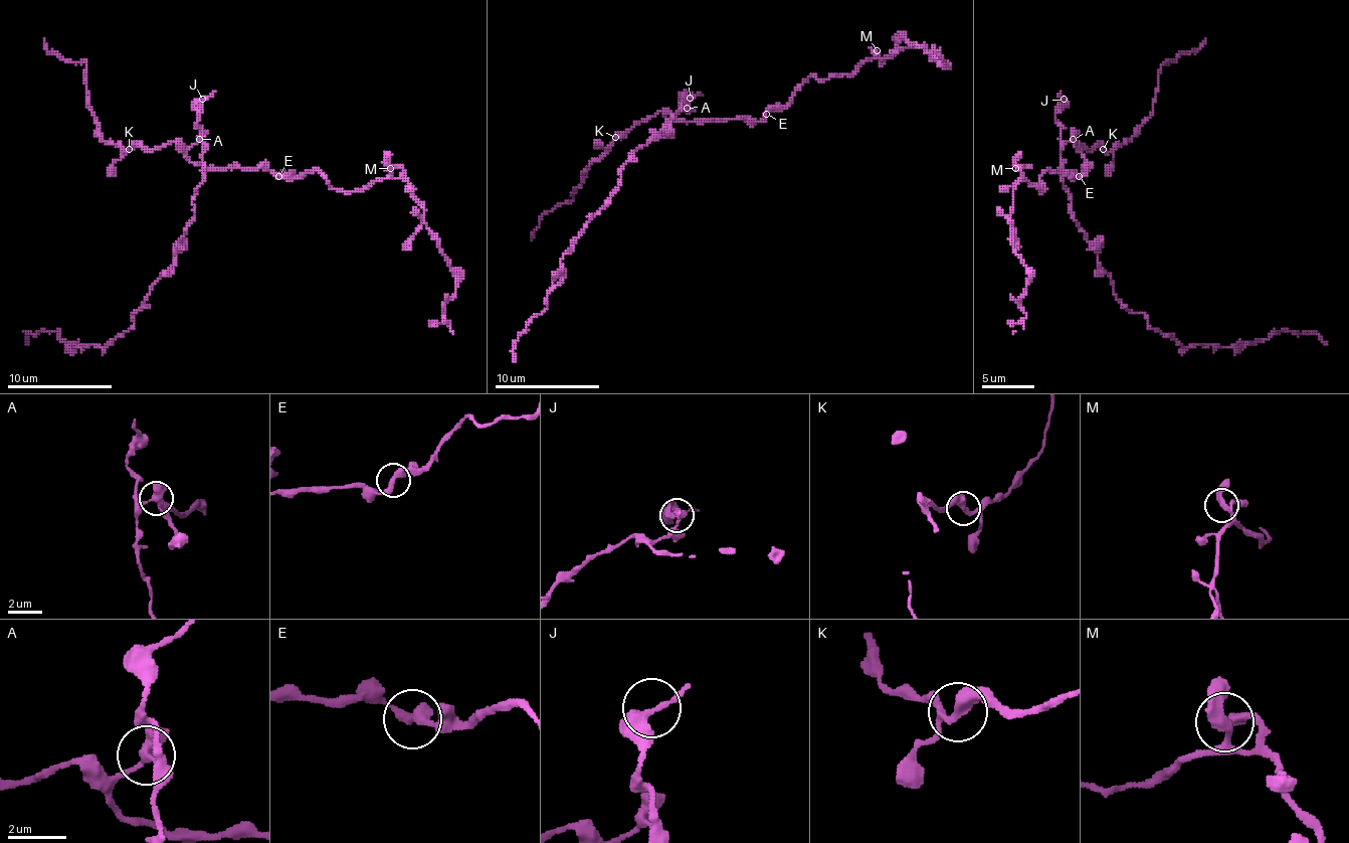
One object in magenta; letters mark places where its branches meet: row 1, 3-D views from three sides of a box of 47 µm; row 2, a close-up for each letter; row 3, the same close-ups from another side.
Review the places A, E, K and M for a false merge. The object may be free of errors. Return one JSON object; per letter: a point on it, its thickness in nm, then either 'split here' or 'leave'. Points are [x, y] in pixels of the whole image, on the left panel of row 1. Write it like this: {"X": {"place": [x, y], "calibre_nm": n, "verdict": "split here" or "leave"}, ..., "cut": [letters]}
{"A": {"place": [199, 139], "calibre_nm": 400, "verdict": "split here"}, "E": {"place": [278, 176], "calibre_nm": 360, "verdict": "leave"}, "K": {"place": [129, 149], "calibre_nm": 360, "verdict": "leave"}, "M": {"place": [390, 168], "calibre_nm": 340, "verdict": "leave"}, "cut": ["A"]}

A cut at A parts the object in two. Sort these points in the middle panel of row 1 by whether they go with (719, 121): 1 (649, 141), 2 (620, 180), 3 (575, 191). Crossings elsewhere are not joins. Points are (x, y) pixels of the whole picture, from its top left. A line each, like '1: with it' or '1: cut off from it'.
1: cut off from it
2: cut off from it
3: with it

